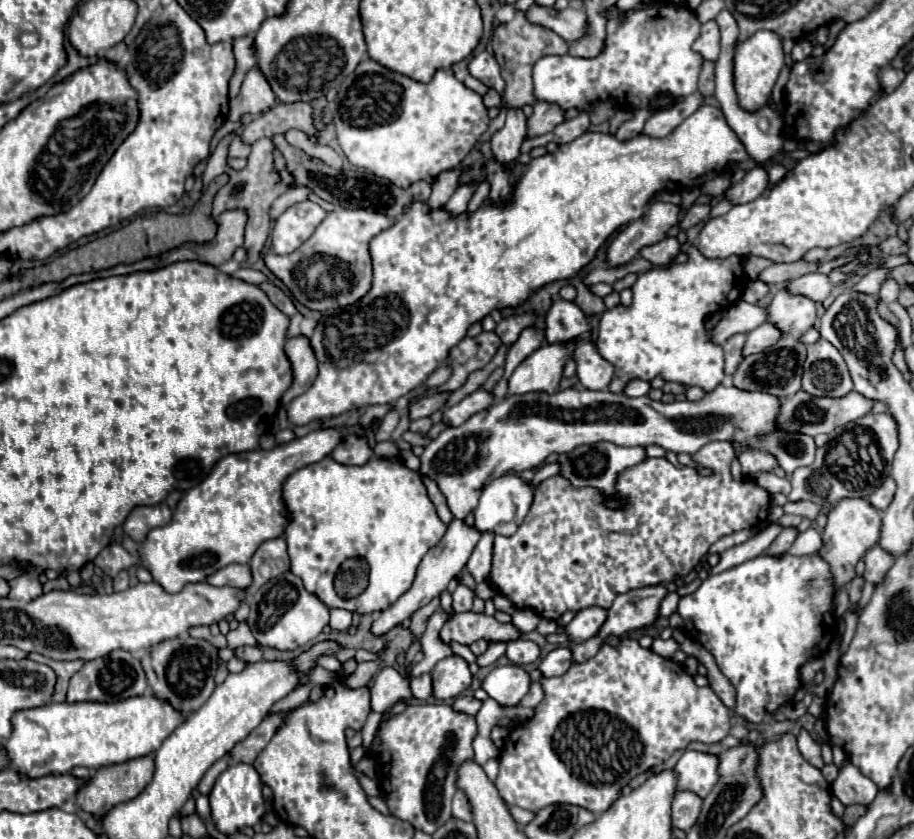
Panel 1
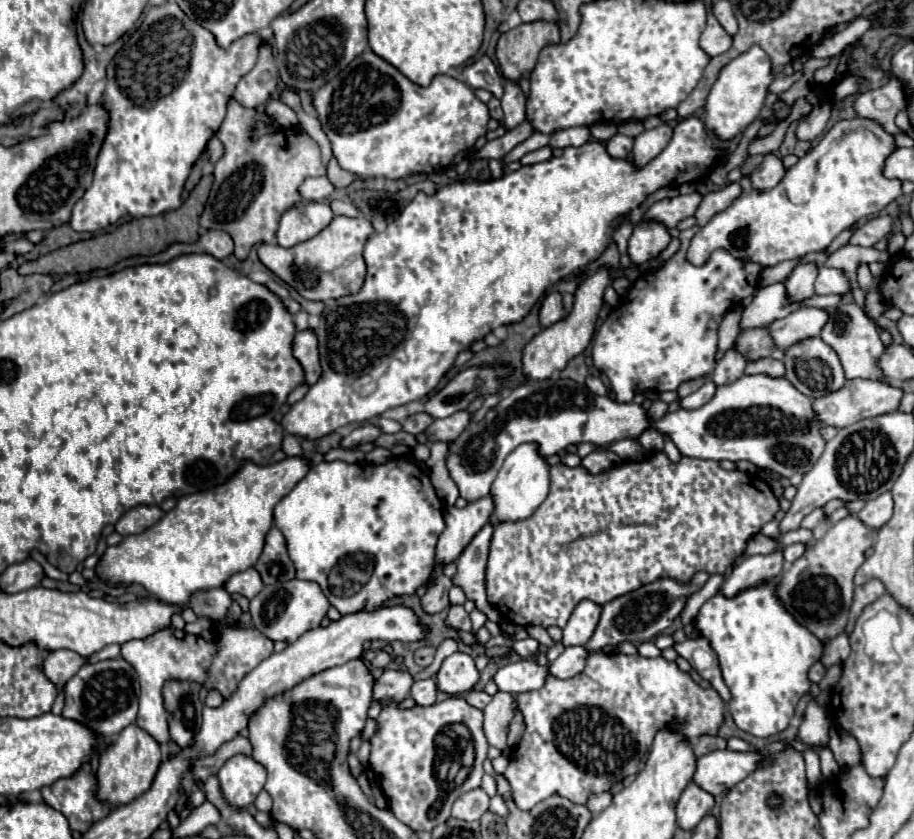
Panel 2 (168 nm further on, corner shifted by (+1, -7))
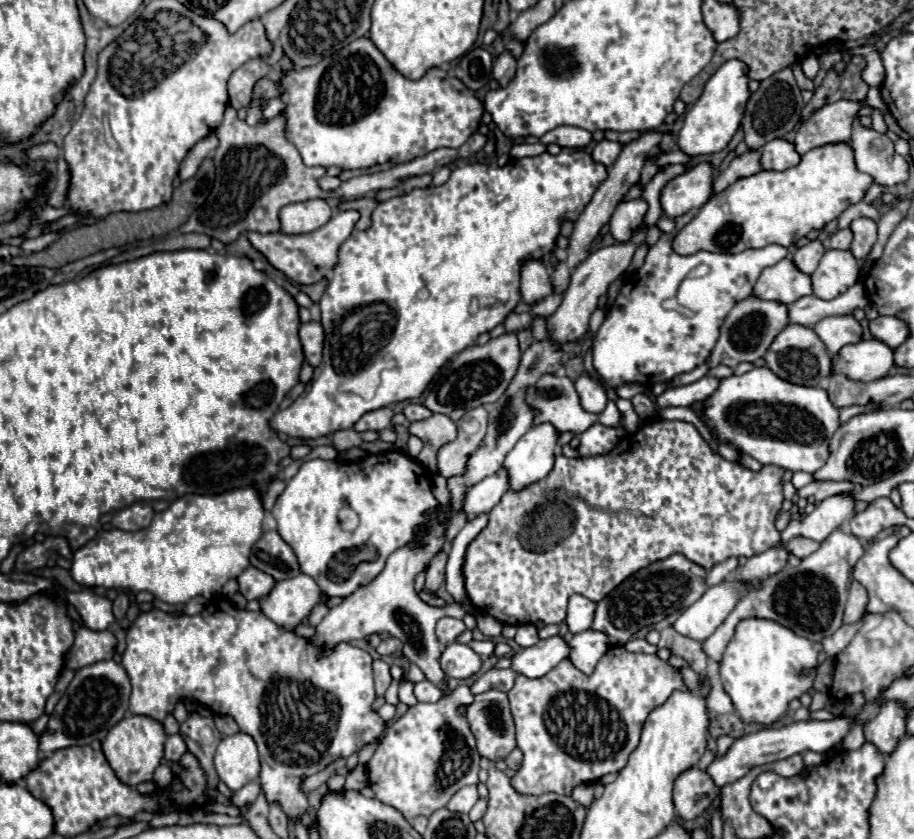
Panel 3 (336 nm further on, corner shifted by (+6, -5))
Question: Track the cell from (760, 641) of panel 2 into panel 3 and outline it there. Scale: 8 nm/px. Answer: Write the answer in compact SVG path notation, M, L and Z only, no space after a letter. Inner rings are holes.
M744 619L736 627L736 635L728 643L722 667L720 681L724 691L730 695L736 713L744 721L756 721L762 725L774 723L780 715L786 713L792 699L802 697L816 679L818 653L822 645L808 641L790 629L768 619ZM808 667L808 675L800 675Z

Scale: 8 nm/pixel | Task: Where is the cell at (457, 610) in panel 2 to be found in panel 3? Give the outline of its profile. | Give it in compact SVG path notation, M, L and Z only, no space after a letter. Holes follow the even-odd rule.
M442 617L436 625L436 637L442 645L450 645L452 641L456 641L458 635L462 635L466 631L466 625L462 619L452 619L452 617Z

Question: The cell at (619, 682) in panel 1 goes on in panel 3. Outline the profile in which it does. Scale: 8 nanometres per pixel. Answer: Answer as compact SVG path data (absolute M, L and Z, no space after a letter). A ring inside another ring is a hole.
M620 645L610 647L590 675L576 669L570 659L560 661L560 665L556 665L556 669L548 671L544 677L530 679L518 675L514 687L508 691L516 721L518 747L524 753L522 767L512 777L514 789L524 795L544 795L550 791L570 795L576 785L596 783L602 775L624 769L630 753L640 741L640 731L648 713L662 705L676 689L686 687L674 667L666 665L656 655L630 653Z

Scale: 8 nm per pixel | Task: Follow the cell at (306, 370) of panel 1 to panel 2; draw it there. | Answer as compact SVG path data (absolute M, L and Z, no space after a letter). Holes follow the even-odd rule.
M299 331L293 339L293 355L295 359L301 363L303 371L305 371L305 385L313 385L317 383L319 375L321 375L321 367L319 367L319 351L317 351L317 337L313 335L313 331Z

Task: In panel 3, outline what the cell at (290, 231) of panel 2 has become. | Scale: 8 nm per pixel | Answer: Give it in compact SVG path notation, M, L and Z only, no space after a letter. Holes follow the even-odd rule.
M312 199L306 203L292 203L280 211L282 233L298 235L310 233L326 225L332 217L332 209L324 199Z

